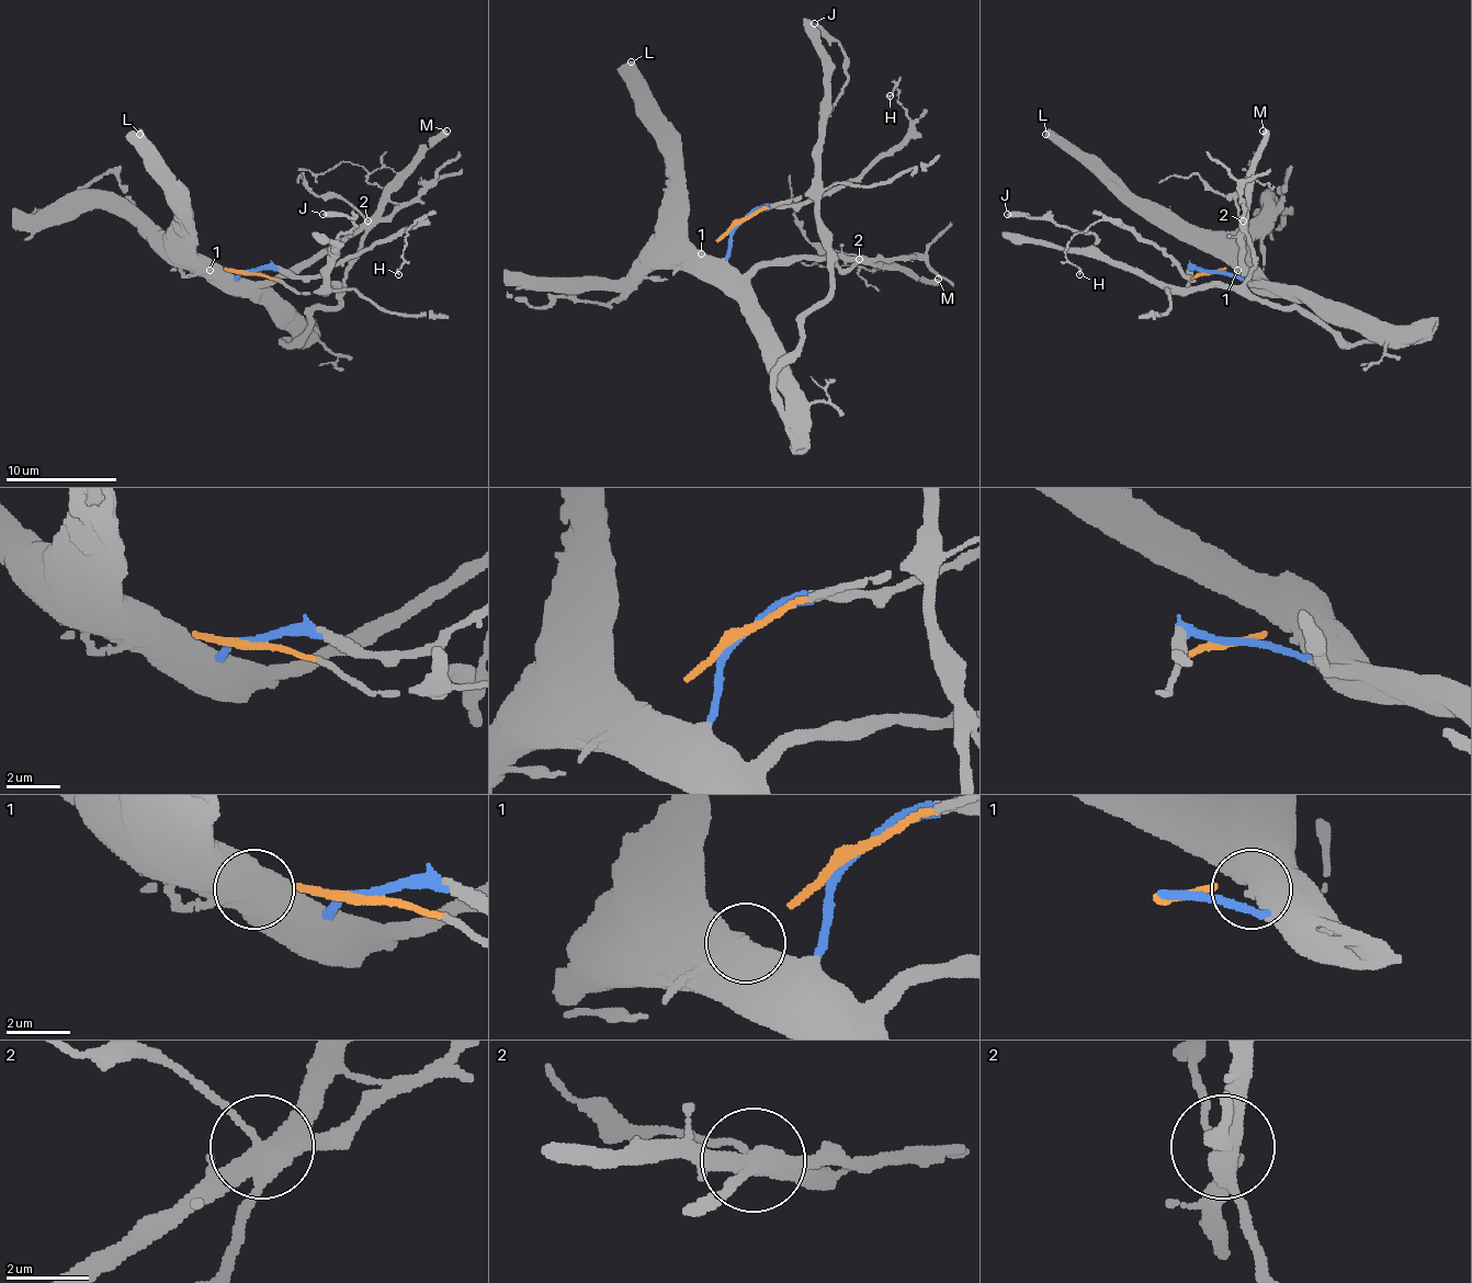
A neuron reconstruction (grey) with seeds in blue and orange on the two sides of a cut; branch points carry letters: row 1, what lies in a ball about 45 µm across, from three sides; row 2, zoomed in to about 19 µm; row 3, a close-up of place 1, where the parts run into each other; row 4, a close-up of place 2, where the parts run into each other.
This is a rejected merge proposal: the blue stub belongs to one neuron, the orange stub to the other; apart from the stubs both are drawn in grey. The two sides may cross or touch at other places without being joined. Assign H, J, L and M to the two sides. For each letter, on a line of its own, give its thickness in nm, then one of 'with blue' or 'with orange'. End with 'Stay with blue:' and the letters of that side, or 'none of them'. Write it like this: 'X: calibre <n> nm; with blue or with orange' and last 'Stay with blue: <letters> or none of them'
H: calibre 120 nm; with blue
J: calibre 340 nm; with orange
L: calibre 650 nm; with blue
M: calibre 440 nm; with blue
Stay with blue: H, L, M

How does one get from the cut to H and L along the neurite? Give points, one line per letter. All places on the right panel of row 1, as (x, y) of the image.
H: (1210, 272), (1192, 270), (1187, 275), (1162, 250), (1118, 222), (1100, 219), (1073, 236), (1064, 256), (1078, 275)
L: (1210, 272), (1243, 277), (1223, 256), (1179, 239), (1120, 200), (1045, 133)

